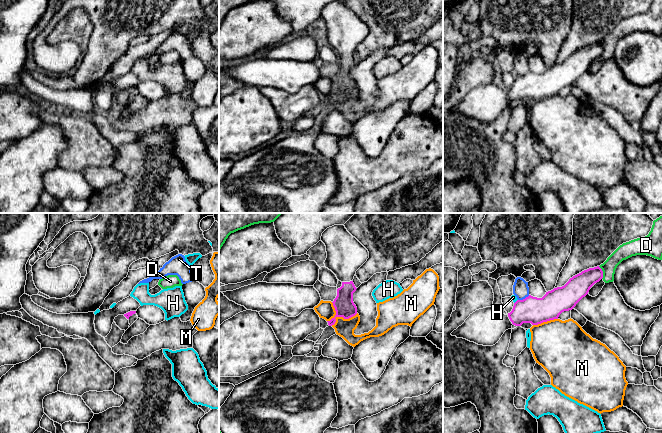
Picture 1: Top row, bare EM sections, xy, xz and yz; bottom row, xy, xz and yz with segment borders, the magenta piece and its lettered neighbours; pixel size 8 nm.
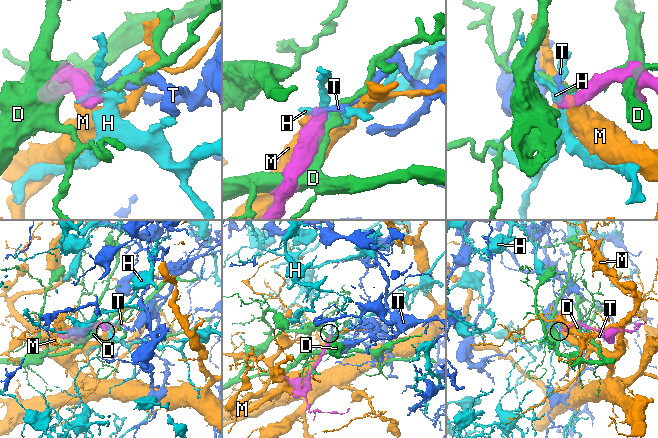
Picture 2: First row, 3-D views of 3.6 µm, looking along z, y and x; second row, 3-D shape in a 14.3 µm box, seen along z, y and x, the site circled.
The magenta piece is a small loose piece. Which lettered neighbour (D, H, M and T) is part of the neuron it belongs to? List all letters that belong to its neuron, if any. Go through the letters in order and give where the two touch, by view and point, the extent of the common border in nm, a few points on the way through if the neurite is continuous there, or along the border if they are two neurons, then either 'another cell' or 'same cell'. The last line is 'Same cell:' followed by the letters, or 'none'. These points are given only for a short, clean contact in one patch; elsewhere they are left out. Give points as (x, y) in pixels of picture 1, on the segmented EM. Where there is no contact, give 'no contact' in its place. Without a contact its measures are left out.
D: yz (602, 272) | 110 nm | another cell
H: yz (516, 301) | 50 nm | along yz (517, 299), (514, 303) | another cell
M: xz (342, 316) | 260 nm | along xz (357, 313), (348, 318), (332, 317), (327, 321) | another cell
T: yz (523, 299) | 100 nm | along yz (529, 295), (518, 300) | another cell
Same cell: none

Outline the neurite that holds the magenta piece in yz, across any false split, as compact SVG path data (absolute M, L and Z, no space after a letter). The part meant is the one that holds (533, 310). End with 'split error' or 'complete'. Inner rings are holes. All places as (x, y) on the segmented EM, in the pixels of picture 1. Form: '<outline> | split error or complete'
M599 266L589 268L570 278L564 286L546 292L542 298L529 295L517 300L507 315L494 307L476 310L451 335L478 345L493 346L513 325L538 325L558 319L562 312L572 310L602 278L603 271Z | split error

